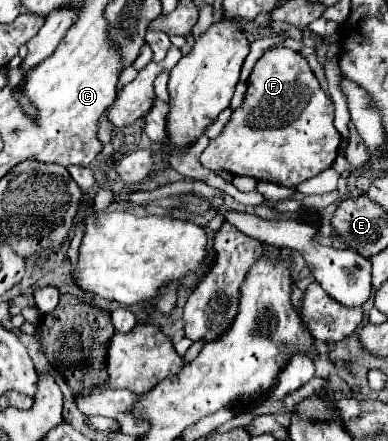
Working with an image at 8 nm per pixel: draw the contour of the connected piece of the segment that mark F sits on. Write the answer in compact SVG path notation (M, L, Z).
M271 47L253 67L247 79L247 93L239 109L233 111L229 123L217 139L201 155L203 167L211 171L229 171L247 175L257 181L271 181L295 189L299 183L329 169L337 157L341 135L333 127L333 101L323 93L309 63L297 51L287 47Z

